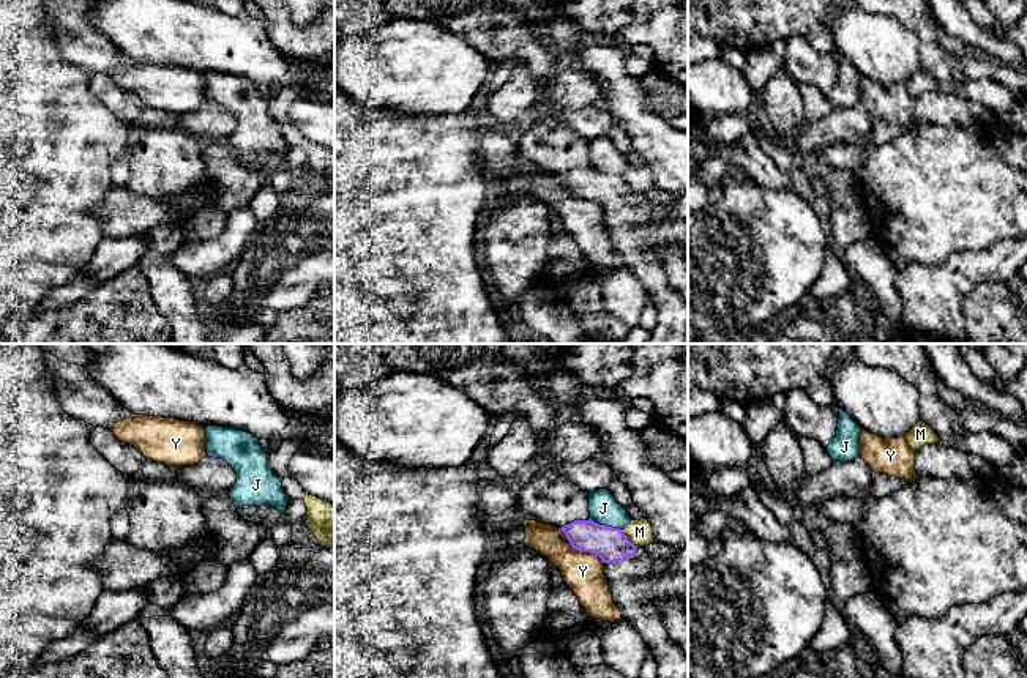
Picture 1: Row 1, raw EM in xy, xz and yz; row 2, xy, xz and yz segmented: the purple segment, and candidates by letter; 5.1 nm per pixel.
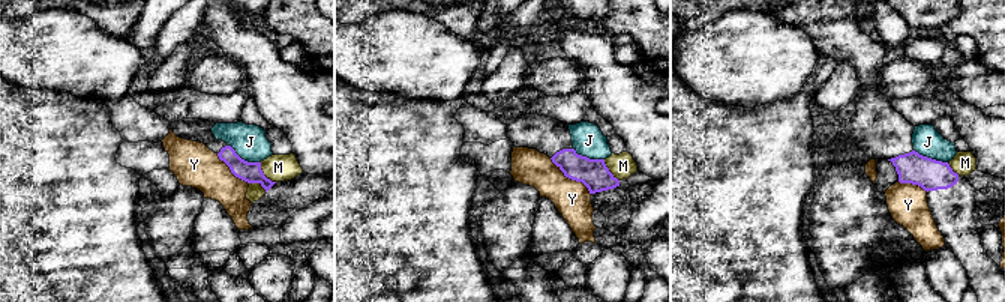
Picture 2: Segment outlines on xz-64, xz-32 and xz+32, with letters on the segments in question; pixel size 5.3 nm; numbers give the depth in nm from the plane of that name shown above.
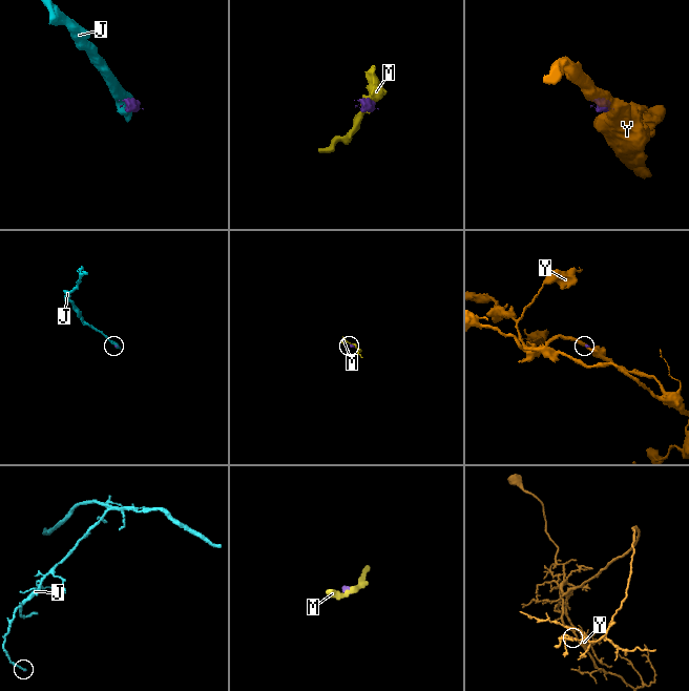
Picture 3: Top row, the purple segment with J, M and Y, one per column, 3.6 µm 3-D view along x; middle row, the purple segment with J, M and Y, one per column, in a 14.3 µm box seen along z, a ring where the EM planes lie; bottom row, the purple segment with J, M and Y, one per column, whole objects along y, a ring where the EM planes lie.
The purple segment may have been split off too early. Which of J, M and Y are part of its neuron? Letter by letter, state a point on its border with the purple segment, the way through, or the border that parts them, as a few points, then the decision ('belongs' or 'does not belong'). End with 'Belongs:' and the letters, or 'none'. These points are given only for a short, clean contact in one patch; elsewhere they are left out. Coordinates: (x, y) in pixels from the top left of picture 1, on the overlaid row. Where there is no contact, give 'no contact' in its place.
J: meets purple in xz at (606, 525); border along xz (590, 517), (622, 530); does not belong
M: meets purple in xz at (627, 538); border along xz (622, 530), (634, 546); does not belong
Y: meets purple in xz at (587, 551); does not belong
Belongs: none

